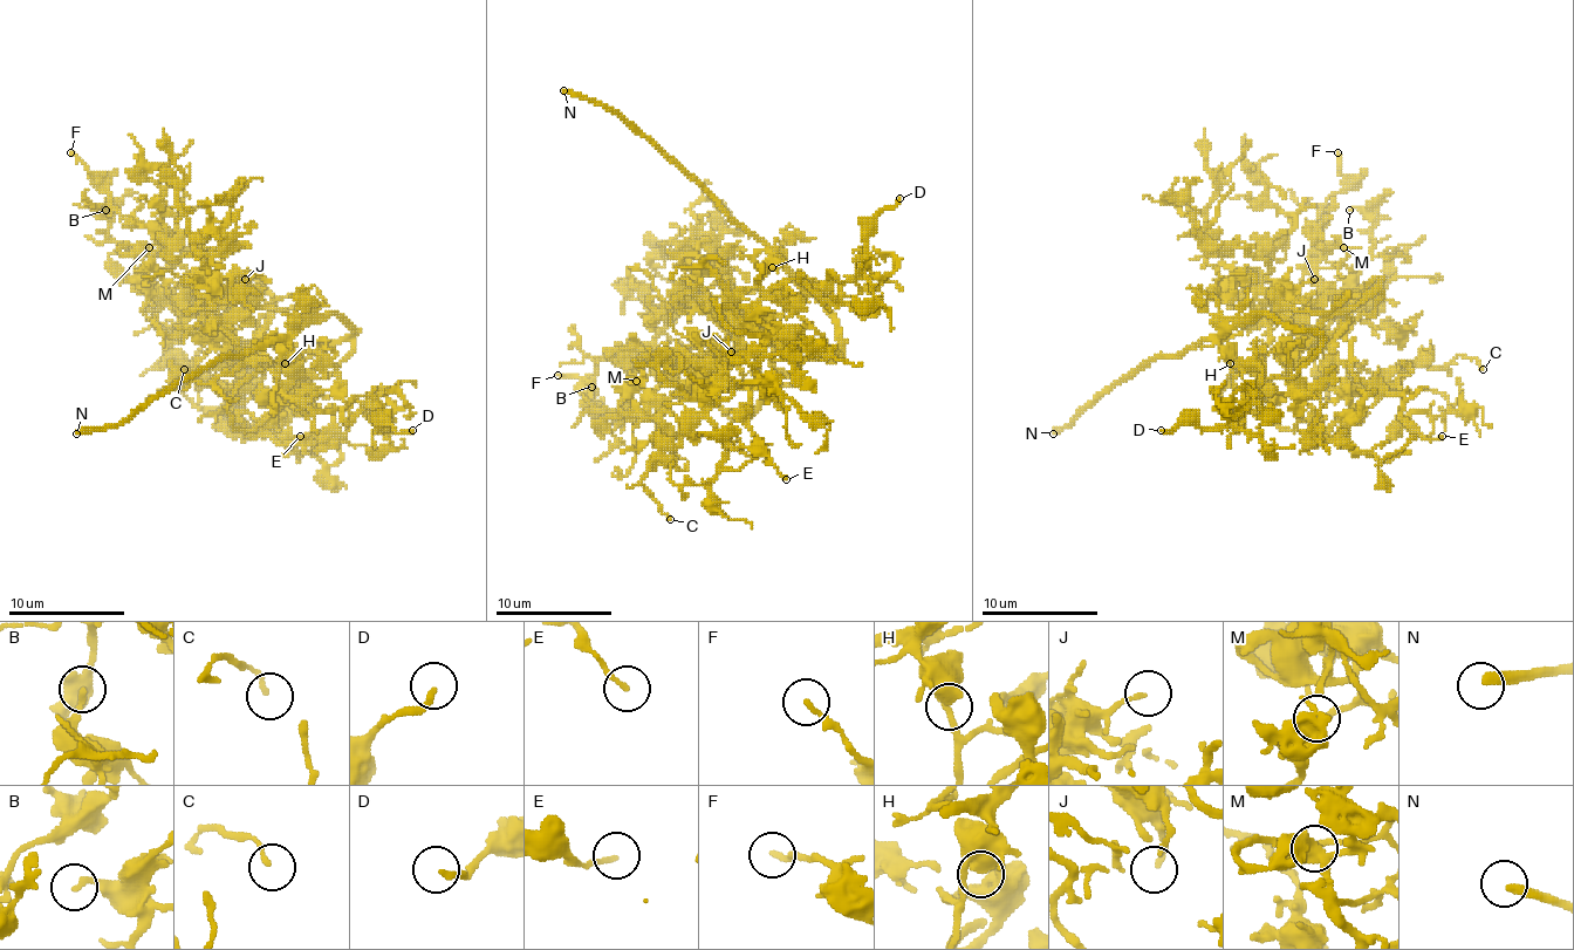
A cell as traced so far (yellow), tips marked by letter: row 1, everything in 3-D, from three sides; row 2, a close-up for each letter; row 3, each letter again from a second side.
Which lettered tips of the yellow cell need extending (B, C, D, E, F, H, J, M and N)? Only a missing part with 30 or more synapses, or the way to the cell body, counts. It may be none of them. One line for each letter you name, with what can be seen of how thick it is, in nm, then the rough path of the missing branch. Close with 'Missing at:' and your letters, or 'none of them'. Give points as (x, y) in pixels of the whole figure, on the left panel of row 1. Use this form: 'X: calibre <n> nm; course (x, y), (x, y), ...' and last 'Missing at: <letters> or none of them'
N: calibre 320 nm
Missing at: N

